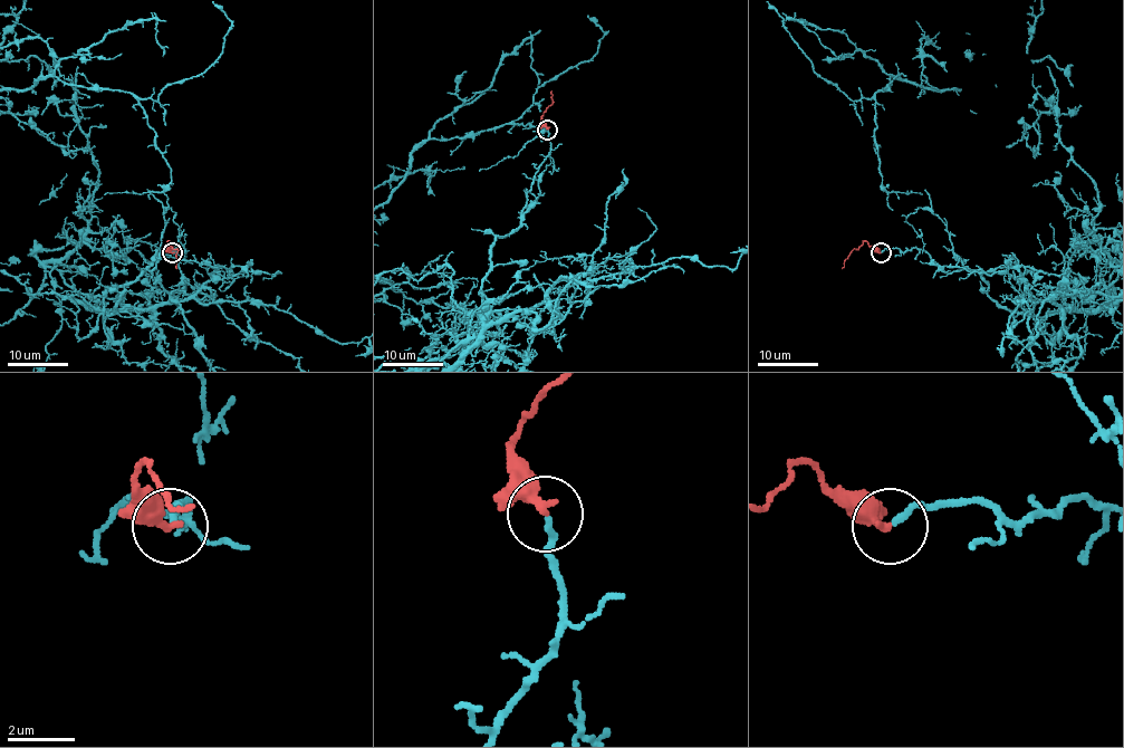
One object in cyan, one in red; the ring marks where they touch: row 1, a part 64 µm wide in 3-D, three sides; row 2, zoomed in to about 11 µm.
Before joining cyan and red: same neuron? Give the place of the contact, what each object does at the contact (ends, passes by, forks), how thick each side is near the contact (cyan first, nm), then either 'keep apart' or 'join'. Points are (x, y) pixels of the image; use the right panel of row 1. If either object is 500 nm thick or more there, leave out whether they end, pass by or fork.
at (881, 252); cyan ends there; red ends there; 190 nm thick on the cyan side, 340 nm on the other; join

